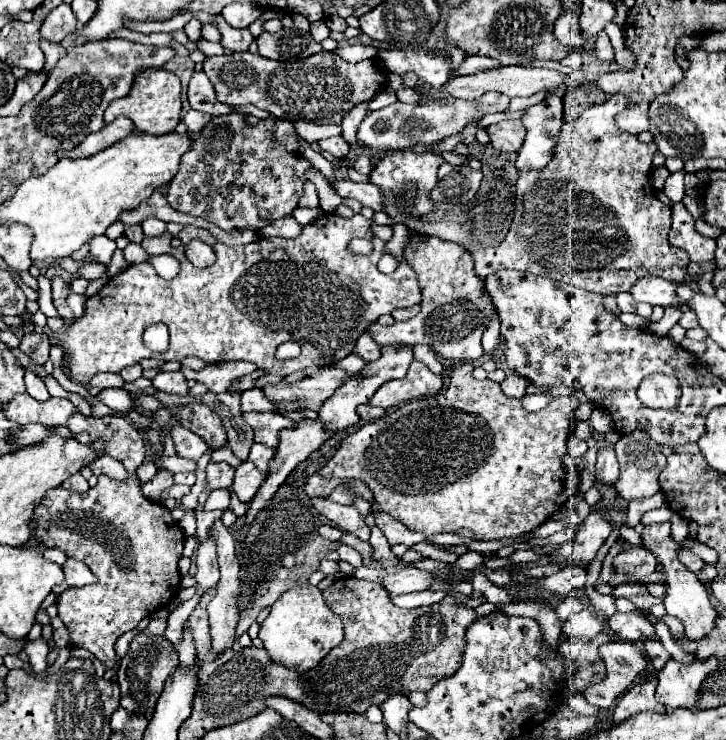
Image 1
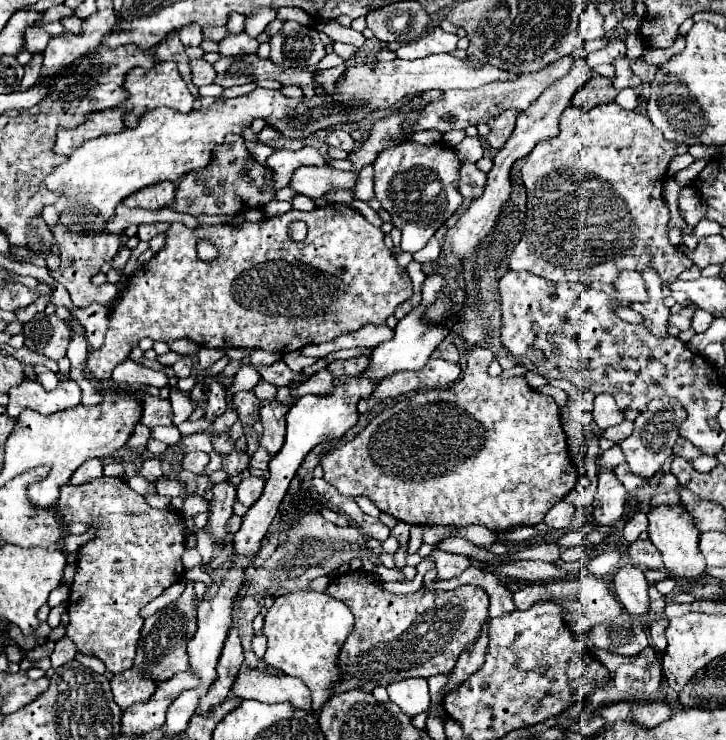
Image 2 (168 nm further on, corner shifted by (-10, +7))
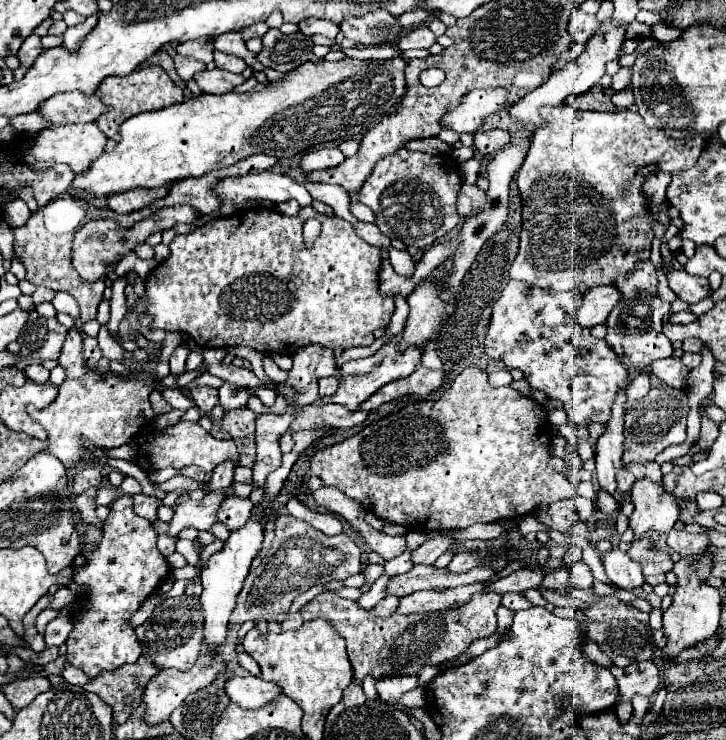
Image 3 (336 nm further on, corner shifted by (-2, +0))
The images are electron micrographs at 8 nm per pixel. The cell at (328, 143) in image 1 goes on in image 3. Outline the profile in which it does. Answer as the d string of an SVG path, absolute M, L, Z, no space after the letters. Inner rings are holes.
M320 147L316 151L310 151L306 153L302 159L300 159L300 169L304 173L310 173L310 171L316 171L316 169L330 169L330 167L336 167L344 161L346 157L342 155L342 151L338 147Z

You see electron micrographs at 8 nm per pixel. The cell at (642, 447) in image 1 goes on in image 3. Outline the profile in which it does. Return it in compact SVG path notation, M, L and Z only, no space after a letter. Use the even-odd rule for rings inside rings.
M668 385L652 387L642 399L638 399L624 417L624 463L646 463L654 461L672 443L684 443L688 419L686 391L670 389Z

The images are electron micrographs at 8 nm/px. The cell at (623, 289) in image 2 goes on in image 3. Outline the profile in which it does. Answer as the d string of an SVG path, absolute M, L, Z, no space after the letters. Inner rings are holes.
M602 285L602 287L592 287L584 293L582 305L576 315L576 323L580 327L596 327L606 321L606 315L618 305L618 289L614 285Z

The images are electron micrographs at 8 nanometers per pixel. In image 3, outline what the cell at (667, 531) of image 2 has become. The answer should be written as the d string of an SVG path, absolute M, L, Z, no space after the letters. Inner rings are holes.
M648 477L634 481L630 489L630 499L634 503L630 527L636 537L644 535L648 529L668 533L678 521L678 503L674 495L664 491L660 483L650 481Z

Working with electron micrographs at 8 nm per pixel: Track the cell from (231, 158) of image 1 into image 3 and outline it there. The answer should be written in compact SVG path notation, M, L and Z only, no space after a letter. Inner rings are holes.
M178 205L178 207L162 209L162 211L154 213L148 219L142 219L142 221L134 223L128 229L122 227L122 225L118 225L116 221L110 221L110 219L94 219L94 221L82 225L78 229L78 233L74 235L74 241L72 241L72 265L80 273L80 277L86 279L86 281L90 281L90 283L106 279L110 275L110 271L114 269L114 265L124 255L128 255L138 245L142 245L152 233L172 229L178 223L192 223L196 217L198 217L198 213L194 211L194 207L190 207L190 205Z

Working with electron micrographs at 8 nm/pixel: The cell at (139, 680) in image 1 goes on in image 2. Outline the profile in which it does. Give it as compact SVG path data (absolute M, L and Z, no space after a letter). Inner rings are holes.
M186 582L186 590L182 596L166 606L164 610L156 612L154 616L144 620L142 636L138 642L138 652L134 658L134 668L142 670L146 678L150 678L154 684L162 684L170 680L178 672L188 670L188 656L186 656L186 644L196 632L196 610L194 610L194 582Z

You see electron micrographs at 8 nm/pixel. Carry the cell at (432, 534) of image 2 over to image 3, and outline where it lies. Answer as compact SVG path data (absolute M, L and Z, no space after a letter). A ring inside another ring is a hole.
M404 551L400 557L396 557L396 559L392 559L392 561L388 561L388 563L384 565L384 575L394 577L394 573L396 573L396 575L402 575L402 573L408 573L410 569L412 569L410 551Z

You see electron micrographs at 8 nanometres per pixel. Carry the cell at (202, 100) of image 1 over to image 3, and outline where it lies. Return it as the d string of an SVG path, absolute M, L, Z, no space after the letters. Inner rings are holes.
M174 55L174 65L176 65L176 71L178 71L178 75L184 79L184 81L188 81L196 71L202 71L202 69L206 69L206 63L202 63L202 61L198 61L198 59L194 59L194 57L184 57L184 55Z

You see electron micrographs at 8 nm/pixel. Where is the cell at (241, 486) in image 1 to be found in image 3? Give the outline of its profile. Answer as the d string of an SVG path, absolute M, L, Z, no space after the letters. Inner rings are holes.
M228 497L216 515L216 521L226 525L228 531L236 531L238 527L244 527L246 521L252 515L252 501L242 497Z

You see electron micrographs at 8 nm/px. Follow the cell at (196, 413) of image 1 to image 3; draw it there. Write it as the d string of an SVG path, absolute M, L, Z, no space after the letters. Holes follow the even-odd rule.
M194 385L190 389L190 399L202 413L210 413L212 407L218 403L218 389L208 385Z

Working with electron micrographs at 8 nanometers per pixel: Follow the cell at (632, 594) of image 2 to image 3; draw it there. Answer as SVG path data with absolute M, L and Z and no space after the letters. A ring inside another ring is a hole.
M612 549L612 551L602 555L602 563L606 567L606 573L608 573L610 581L616 587L626 589L626 591L634 589L634 587L642 587L644 575L642 575L640 563L630 559L628 553L624 553L620 549Z

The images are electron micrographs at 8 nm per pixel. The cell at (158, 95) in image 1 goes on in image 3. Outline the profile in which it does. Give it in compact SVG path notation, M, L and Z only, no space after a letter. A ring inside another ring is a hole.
M150 65L150 67L144 67L144 69L138 69L138 71L132 71L130 75L126 77L120 77L120 75L112 75L112 77L106 77L96 95L102 99L102 103L108 107L106 113L102 113L96 123L100 127L100 131L108 137L108 139L114 139L114 141L120 141L120 133L118 133L118 127L138 115L138 113L144 113L144 111L158 111L158 109L164 109L164 107L170 107L170 105L176 105L180 101L184 101L184 93L178 85L174 85L174 81L166 75L166 71L160 67L160 65Z

